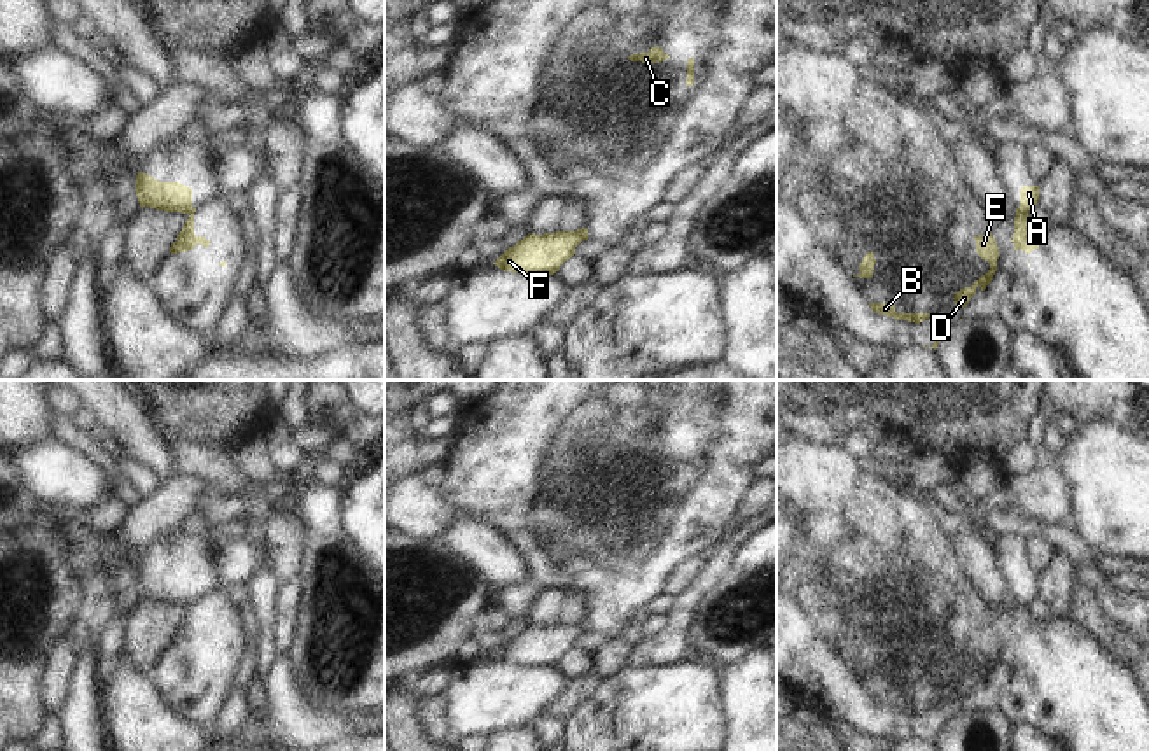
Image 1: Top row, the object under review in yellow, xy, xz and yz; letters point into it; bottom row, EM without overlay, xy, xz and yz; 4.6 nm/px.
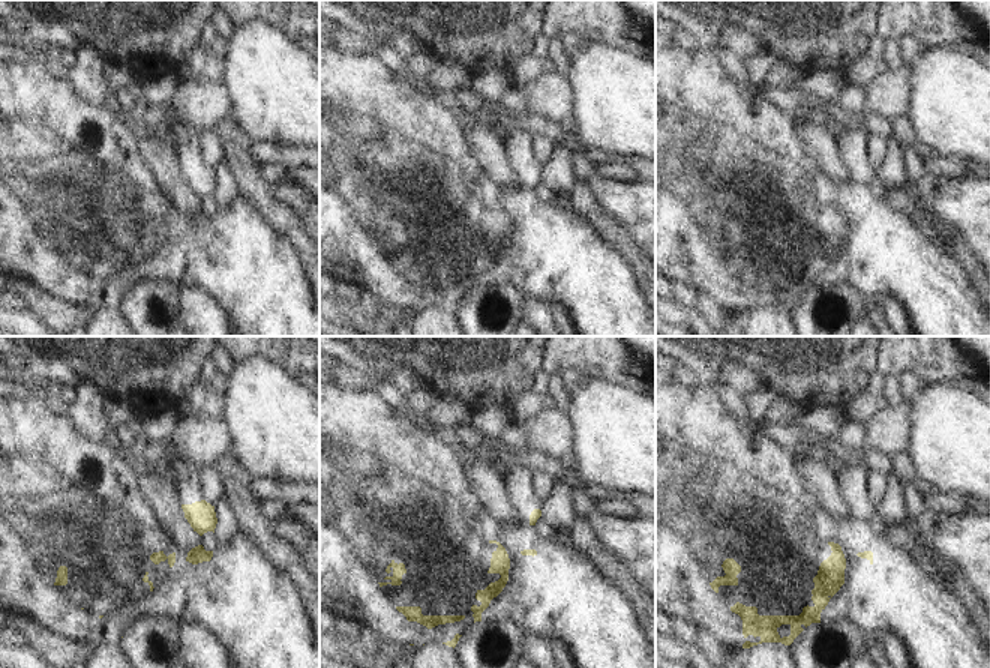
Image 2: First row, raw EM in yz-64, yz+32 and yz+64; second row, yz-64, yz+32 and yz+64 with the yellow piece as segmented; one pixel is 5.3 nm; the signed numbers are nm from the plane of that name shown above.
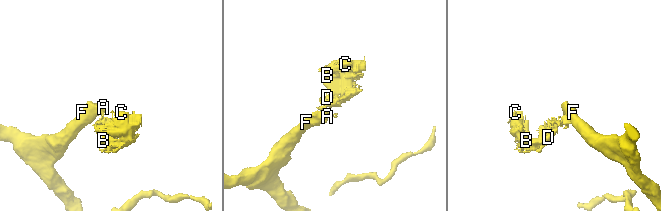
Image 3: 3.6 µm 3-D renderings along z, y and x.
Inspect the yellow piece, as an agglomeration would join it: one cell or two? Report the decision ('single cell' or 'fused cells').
fused cells

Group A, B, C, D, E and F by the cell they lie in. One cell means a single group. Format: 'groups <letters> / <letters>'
groups A F / B C D E

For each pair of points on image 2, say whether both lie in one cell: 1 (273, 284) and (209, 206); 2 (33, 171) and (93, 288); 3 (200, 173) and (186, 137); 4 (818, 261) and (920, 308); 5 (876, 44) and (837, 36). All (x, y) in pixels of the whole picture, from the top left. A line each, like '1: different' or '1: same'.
1: different
2: same
3: same
4: same
5: different

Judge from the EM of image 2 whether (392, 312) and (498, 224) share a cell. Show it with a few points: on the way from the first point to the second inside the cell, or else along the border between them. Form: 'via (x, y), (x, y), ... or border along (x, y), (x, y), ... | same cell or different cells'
border along (381, 302), (408, 309) | different cells

